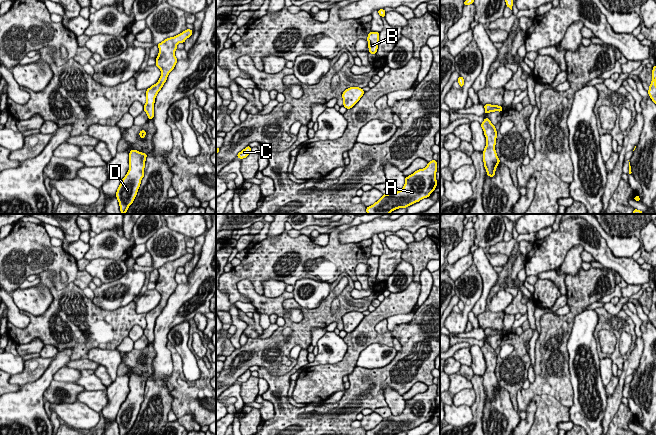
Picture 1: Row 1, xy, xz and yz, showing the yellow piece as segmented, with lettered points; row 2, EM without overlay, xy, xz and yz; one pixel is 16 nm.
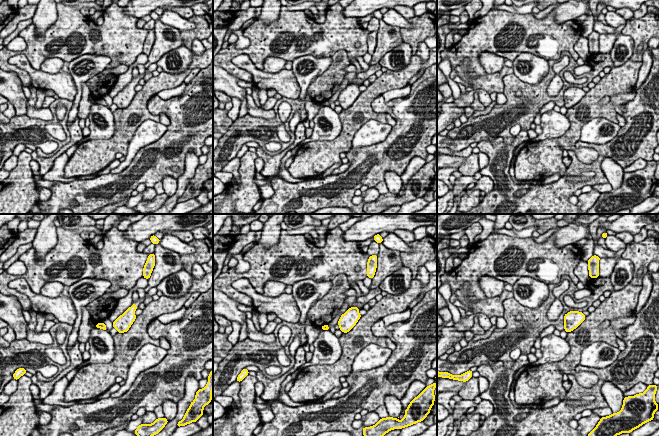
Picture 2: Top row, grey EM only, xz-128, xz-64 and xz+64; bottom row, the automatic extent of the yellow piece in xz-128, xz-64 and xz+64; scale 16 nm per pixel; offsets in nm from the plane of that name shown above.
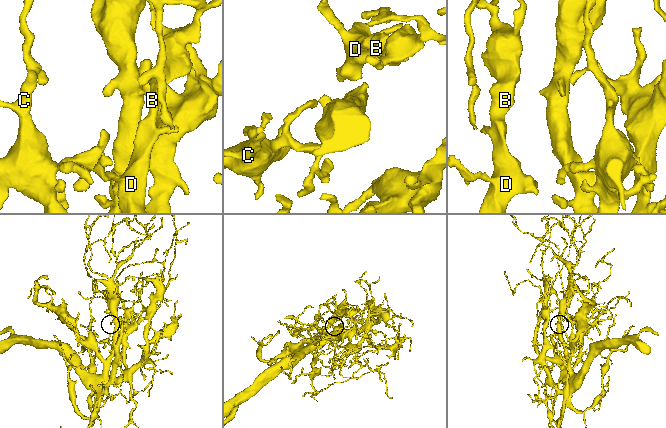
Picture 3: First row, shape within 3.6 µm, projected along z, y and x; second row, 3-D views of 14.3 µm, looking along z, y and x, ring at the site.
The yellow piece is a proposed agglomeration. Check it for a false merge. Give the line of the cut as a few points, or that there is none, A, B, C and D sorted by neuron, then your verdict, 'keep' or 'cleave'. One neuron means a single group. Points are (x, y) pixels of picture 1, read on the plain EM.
cut none; groups A B C D; keep

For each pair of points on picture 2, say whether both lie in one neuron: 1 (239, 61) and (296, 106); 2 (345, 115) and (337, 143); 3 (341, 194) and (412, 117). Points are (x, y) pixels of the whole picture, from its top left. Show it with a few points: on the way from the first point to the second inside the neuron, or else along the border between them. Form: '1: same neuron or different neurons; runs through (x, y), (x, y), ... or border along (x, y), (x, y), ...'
1: different neurons; border along (282, 96), (298, 98)
2: same neuron; runs through (346, 122), (346, 134), (344, 136)
3: same neuron; runs through (360, 175), (400, 136)

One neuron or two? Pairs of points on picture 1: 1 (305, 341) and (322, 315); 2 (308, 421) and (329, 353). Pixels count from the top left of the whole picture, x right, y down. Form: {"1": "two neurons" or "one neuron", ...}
{"1": "one neuron", "2": "two neurons"}

